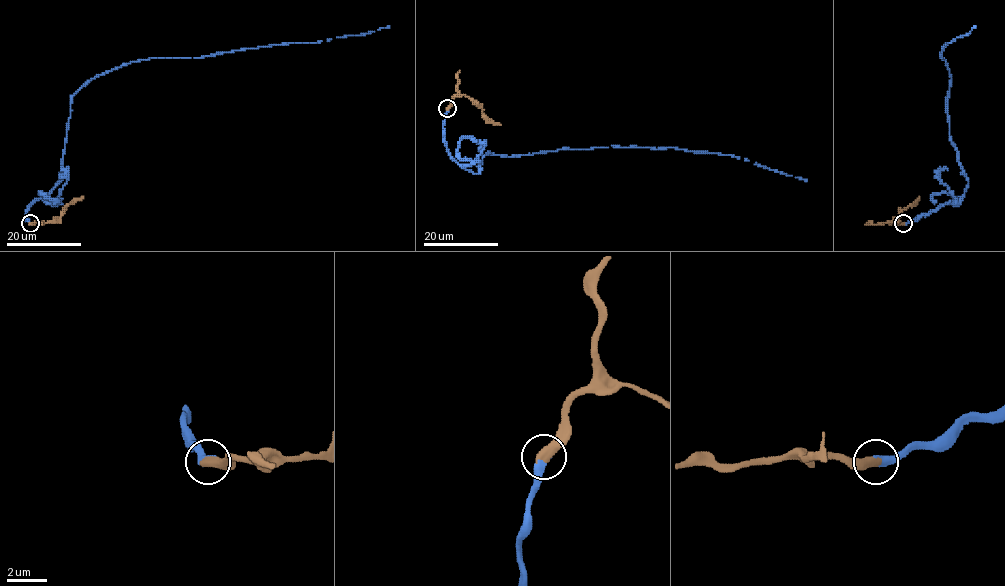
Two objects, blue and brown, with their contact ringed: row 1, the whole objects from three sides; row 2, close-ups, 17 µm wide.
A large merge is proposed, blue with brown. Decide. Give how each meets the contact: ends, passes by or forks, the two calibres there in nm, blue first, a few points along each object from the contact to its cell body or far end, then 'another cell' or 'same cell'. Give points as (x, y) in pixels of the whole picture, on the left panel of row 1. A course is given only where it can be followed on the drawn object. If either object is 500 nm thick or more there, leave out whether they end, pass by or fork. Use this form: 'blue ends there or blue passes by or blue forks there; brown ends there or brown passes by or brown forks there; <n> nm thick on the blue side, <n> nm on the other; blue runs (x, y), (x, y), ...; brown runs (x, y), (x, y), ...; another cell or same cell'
400 nm thick on the blue side, 550 nm on the other; blue runs (30, 223), (31, 203), (62, 176), (71, 97), (92, 79), (145, 59), (319, 42), (389, 26); brown runs (30, 223), (55, 222), (64, 208), (84, 197); same cell

